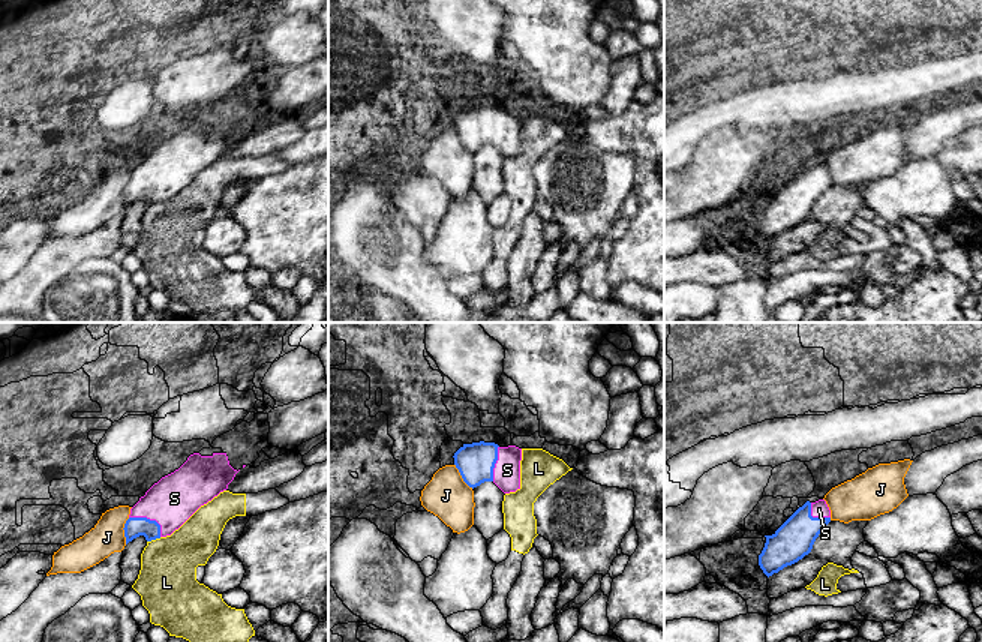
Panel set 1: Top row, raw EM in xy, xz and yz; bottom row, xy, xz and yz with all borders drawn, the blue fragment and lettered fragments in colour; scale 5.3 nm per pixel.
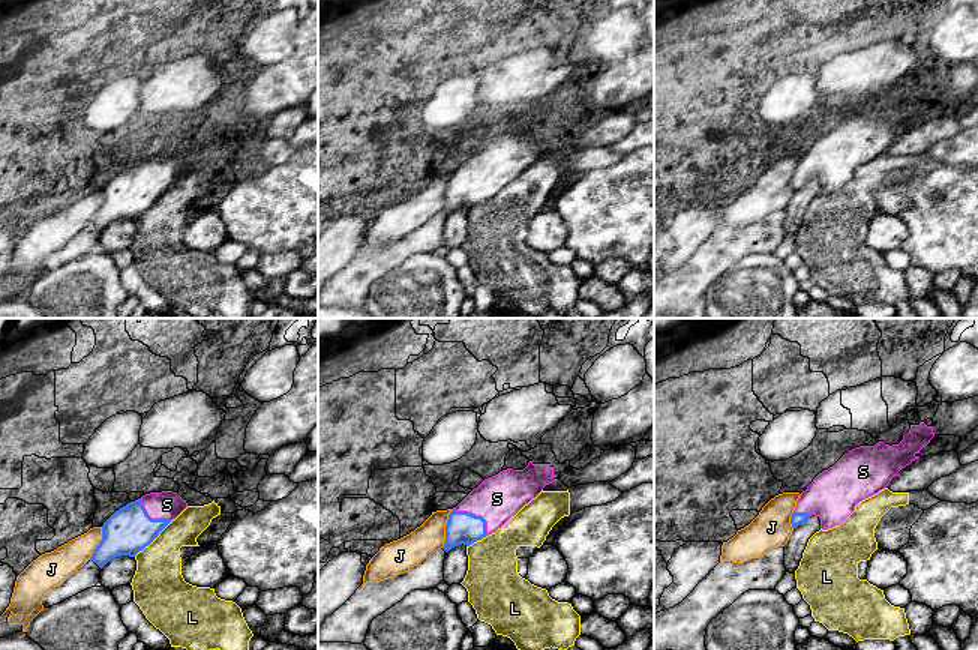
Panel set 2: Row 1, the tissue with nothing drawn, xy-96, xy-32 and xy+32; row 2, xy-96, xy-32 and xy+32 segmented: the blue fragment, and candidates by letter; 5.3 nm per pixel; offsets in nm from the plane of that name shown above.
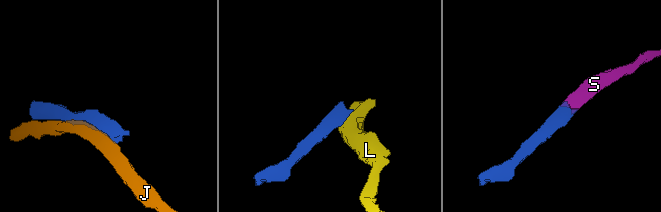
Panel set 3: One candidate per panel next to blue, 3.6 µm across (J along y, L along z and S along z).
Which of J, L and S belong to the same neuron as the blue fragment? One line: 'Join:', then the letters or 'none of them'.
Join: S

